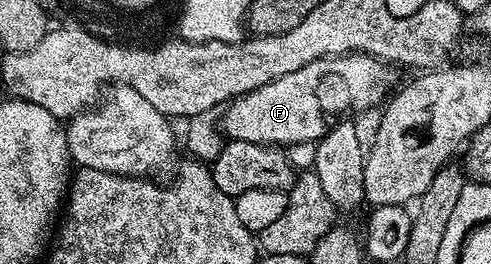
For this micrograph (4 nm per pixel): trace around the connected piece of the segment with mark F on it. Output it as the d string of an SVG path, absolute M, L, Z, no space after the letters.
M350 52L347 56L326 56L323 60L308 62L308 66L300 66L300 70L292 70L292 74L284 74L284 78L276 78L268 82L268 86L260 86L227 103L222 124L220 120L221 135L226 140L243 140L275 146L317 142L324 135L322 112L327 112L330 116L338 116L341 112L366 112L369 108L377 109L391 95L395 87L394 76L386 72L386 68L388 69L387 61L378 60L367 52Z

